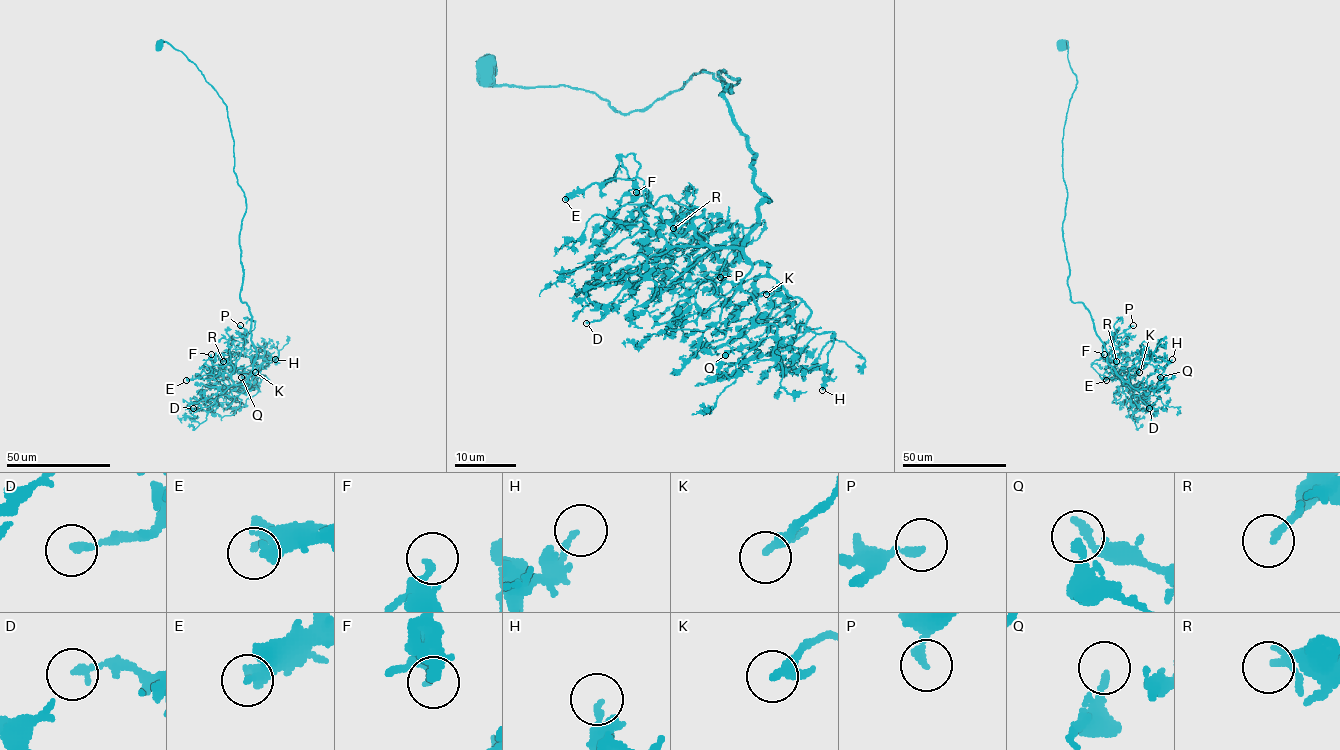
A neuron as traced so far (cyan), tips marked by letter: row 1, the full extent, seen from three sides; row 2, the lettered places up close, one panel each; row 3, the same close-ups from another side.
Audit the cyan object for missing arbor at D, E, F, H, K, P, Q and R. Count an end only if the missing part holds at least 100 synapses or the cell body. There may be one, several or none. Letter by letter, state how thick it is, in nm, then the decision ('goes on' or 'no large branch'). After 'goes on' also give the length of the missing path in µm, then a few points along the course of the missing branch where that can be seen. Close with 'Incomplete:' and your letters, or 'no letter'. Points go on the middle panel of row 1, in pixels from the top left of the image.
D: 200 nm thick; no large branch
E: 400 nm thick; no large branch
F: 190 nm thick; no large branch
H: 160 nm thick; no large branch
K: 200 nm thick; goes on; about 15 µm are missing; missing branch runs (766, 294), (754, 314), (732, 330), (737, 337), (728, 355)
P: 200 nm thick; no large branch
Q: 170 nm thick; no large branch
R: 170 nm thick; no large branch
Incomplete: K

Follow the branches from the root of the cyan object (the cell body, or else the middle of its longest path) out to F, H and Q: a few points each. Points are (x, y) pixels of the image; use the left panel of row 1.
F: (159, 44), (180, 50), (225, 105), (245, 199), (240, 299), (253, 372), (237, 384), (214, 377), (211, 354)
H: (159, 44), (180, 50), (226, 106), (246, 204), (240, 299), (256, 350), (248, 381), (275, 359)
Q: (159, 44), (180, 50), (226, 106), (245, 199), (240, 299), (256, 350), (247, 389), (256, 388), (241, 377)

